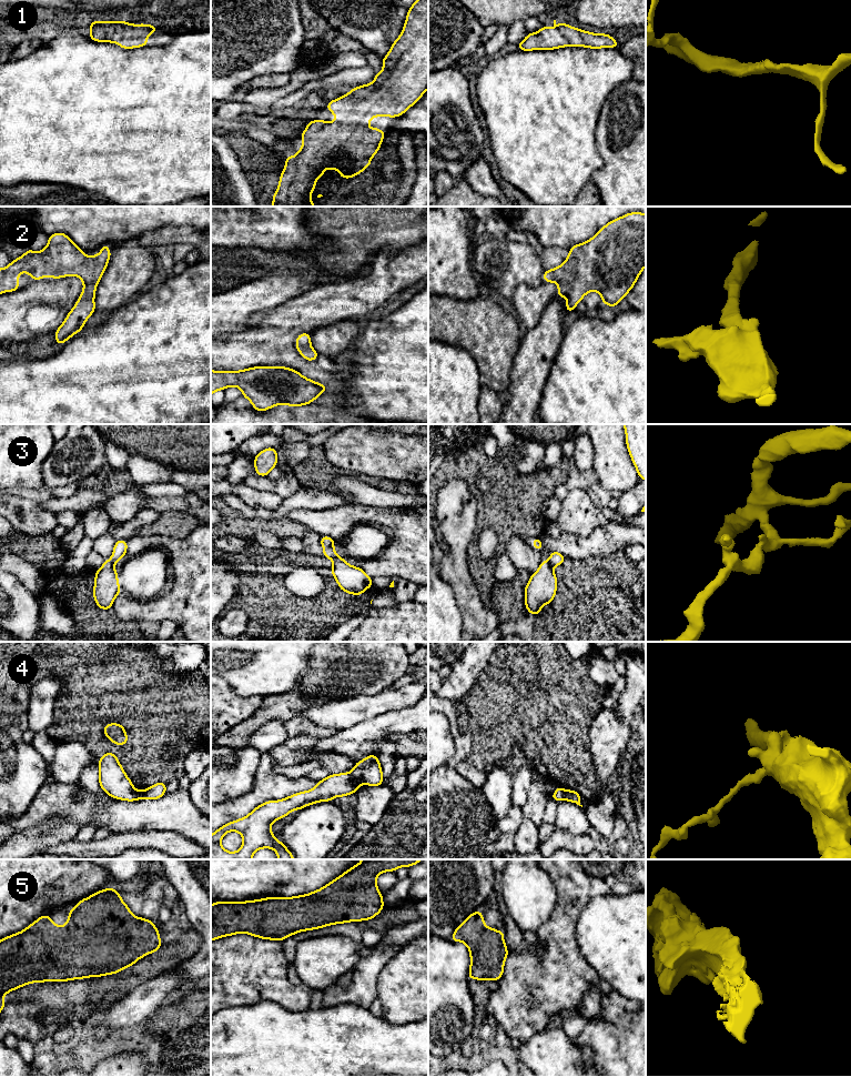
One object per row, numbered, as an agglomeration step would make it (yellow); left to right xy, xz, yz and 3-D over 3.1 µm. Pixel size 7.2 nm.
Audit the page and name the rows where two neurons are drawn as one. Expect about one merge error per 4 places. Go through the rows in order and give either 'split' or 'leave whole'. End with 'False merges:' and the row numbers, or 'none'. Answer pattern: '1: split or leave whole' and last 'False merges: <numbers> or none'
1: leave whole
2: leave whole
3: leave whole
4: split
5: leave whole
False merges: 4

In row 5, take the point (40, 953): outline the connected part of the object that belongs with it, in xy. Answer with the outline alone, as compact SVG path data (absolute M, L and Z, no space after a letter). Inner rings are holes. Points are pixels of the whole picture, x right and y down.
M109 887L81 899L70 909L64 926L51 920L49 915L40 916L26 929L0 940L0 1013L7 1005L3 996L31 983L67 982L88 977L101 977L116 974L134 965L150 953L156 953L162 946L159 929L152 920L135 917L122 900L120 893Z

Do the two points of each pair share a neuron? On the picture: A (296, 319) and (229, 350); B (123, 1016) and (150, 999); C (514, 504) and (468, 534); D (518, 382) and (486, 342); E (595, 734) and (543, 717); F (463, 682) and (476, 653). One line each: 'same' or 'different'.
A: same
B: same
C: different
D: different
E: different
F: same

